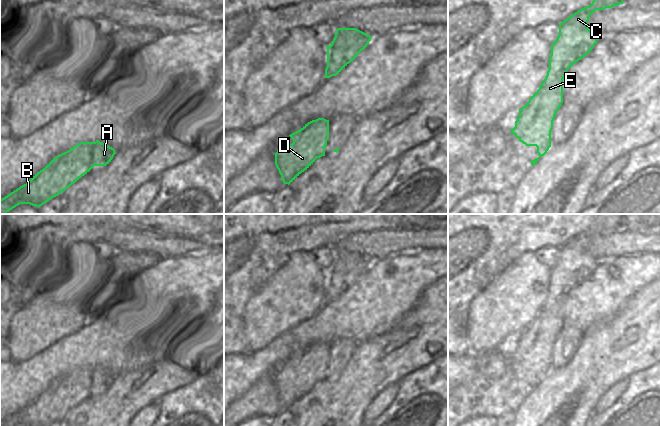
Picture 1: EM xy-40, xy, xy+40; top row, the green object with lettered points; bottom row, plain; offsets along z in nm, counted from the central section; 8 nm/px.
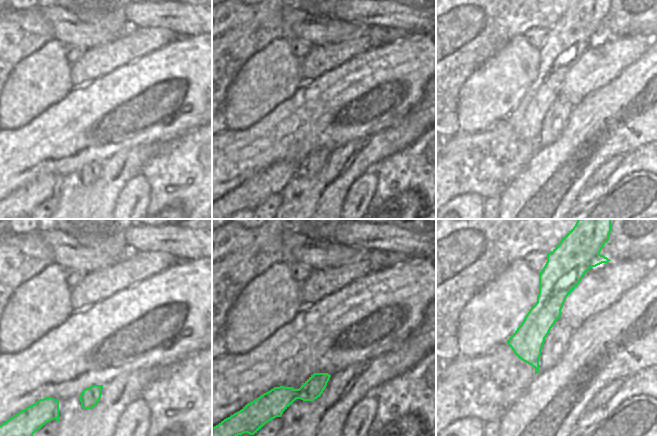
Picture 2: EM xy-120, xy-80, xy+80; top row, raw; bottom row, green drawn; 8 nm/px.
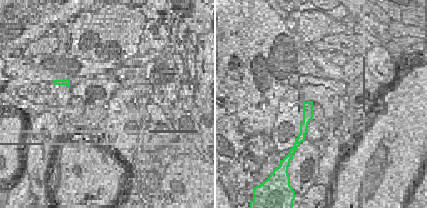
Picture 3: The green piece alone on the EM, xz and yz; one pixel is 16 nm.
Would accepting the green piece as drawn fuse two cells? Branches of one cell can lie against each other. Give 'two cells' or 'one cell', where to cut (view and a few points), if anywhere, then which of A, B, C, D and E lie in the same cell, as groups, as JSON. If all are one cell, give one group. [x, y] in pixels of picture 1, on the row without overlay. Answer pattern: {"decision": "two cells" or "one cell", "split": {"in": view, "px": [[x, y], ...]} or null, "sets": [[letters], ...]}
{"decision": "two cells", "split": {"in": "xy-40", "px": [[95, 366], [91, 377], [90, 392]]}, "sets": [["A"], ["B", "C", "D", "E"]]}

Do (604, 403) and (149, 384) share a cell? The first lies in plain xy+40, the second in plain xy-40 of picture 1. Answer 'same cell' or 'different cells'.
different cells

